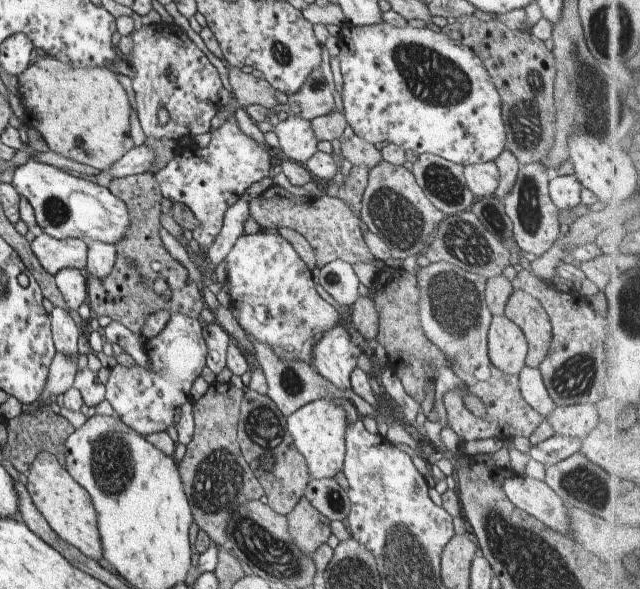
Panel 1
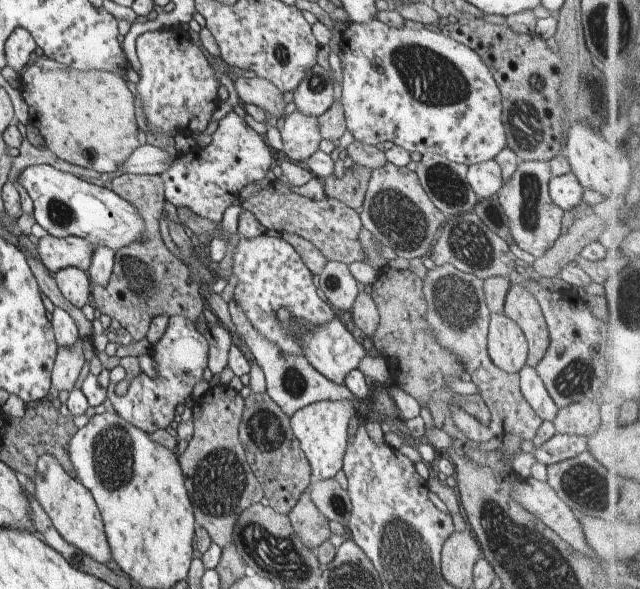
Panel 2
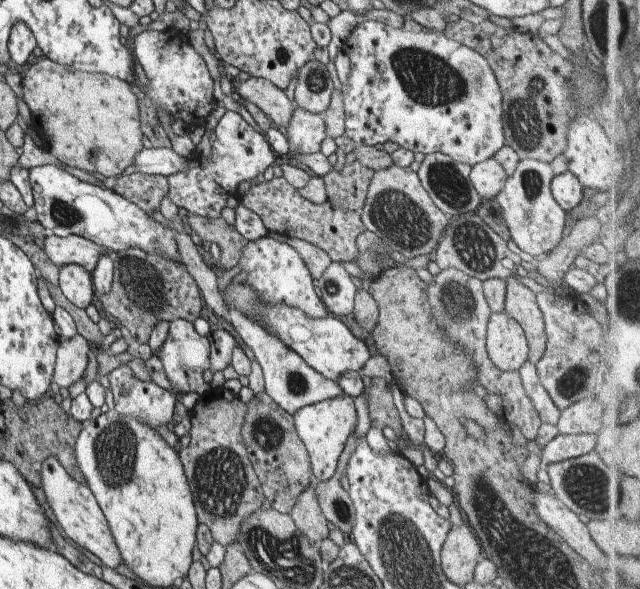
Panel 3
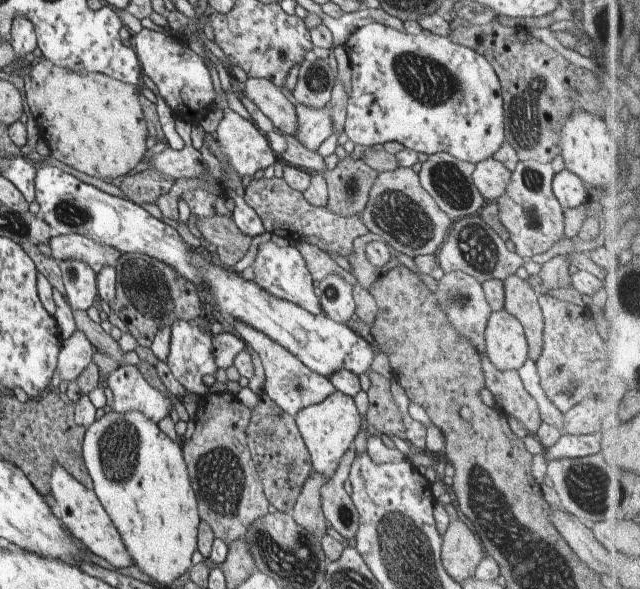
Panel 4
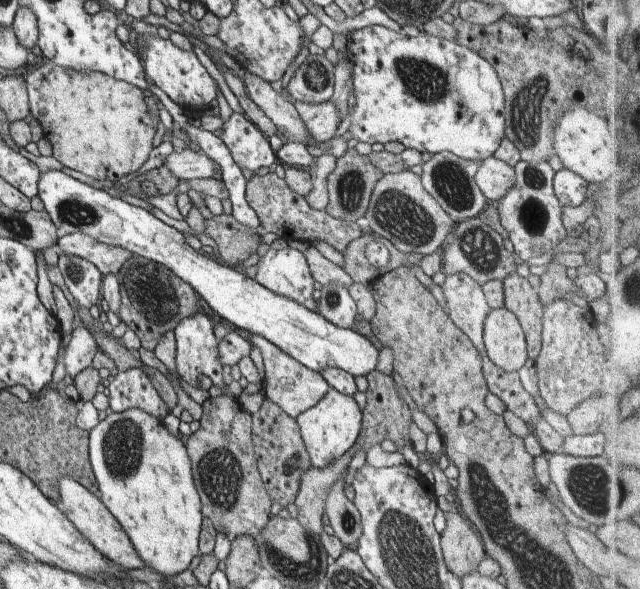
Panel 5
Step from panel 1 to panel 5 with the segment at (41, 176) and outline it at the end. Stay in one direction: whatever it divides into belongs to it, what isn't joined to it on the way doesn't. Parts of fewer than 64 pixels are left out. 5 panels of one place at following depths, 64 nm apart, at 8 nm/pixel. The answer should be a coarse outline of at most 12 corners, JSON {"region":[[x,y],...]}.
{"region":[[64,171],[37,195],[81,232],[162,264],[237,330],[318,373],[376,370],[366,337],[219,264]]}

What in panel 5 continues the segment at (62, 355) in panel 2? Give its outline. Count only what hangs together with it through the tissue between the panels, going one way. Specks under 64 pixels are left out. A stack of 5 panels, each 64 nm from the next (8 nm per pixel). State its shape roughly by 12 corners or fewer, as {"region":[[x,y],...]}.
{"region":[[86,326],[76,328],[62,362],[75,378],[99,348]]}

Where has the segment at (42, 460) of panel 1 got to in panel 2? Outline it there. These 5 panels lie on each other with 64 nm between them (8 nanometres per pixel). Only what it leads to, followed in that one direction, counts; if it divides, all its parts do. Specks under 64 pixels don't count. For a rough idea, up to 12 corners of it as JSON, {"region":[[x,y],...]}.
{"region":[[54,455],[38,457],[35,497],[58,534],[114,560],[92,493]]}

